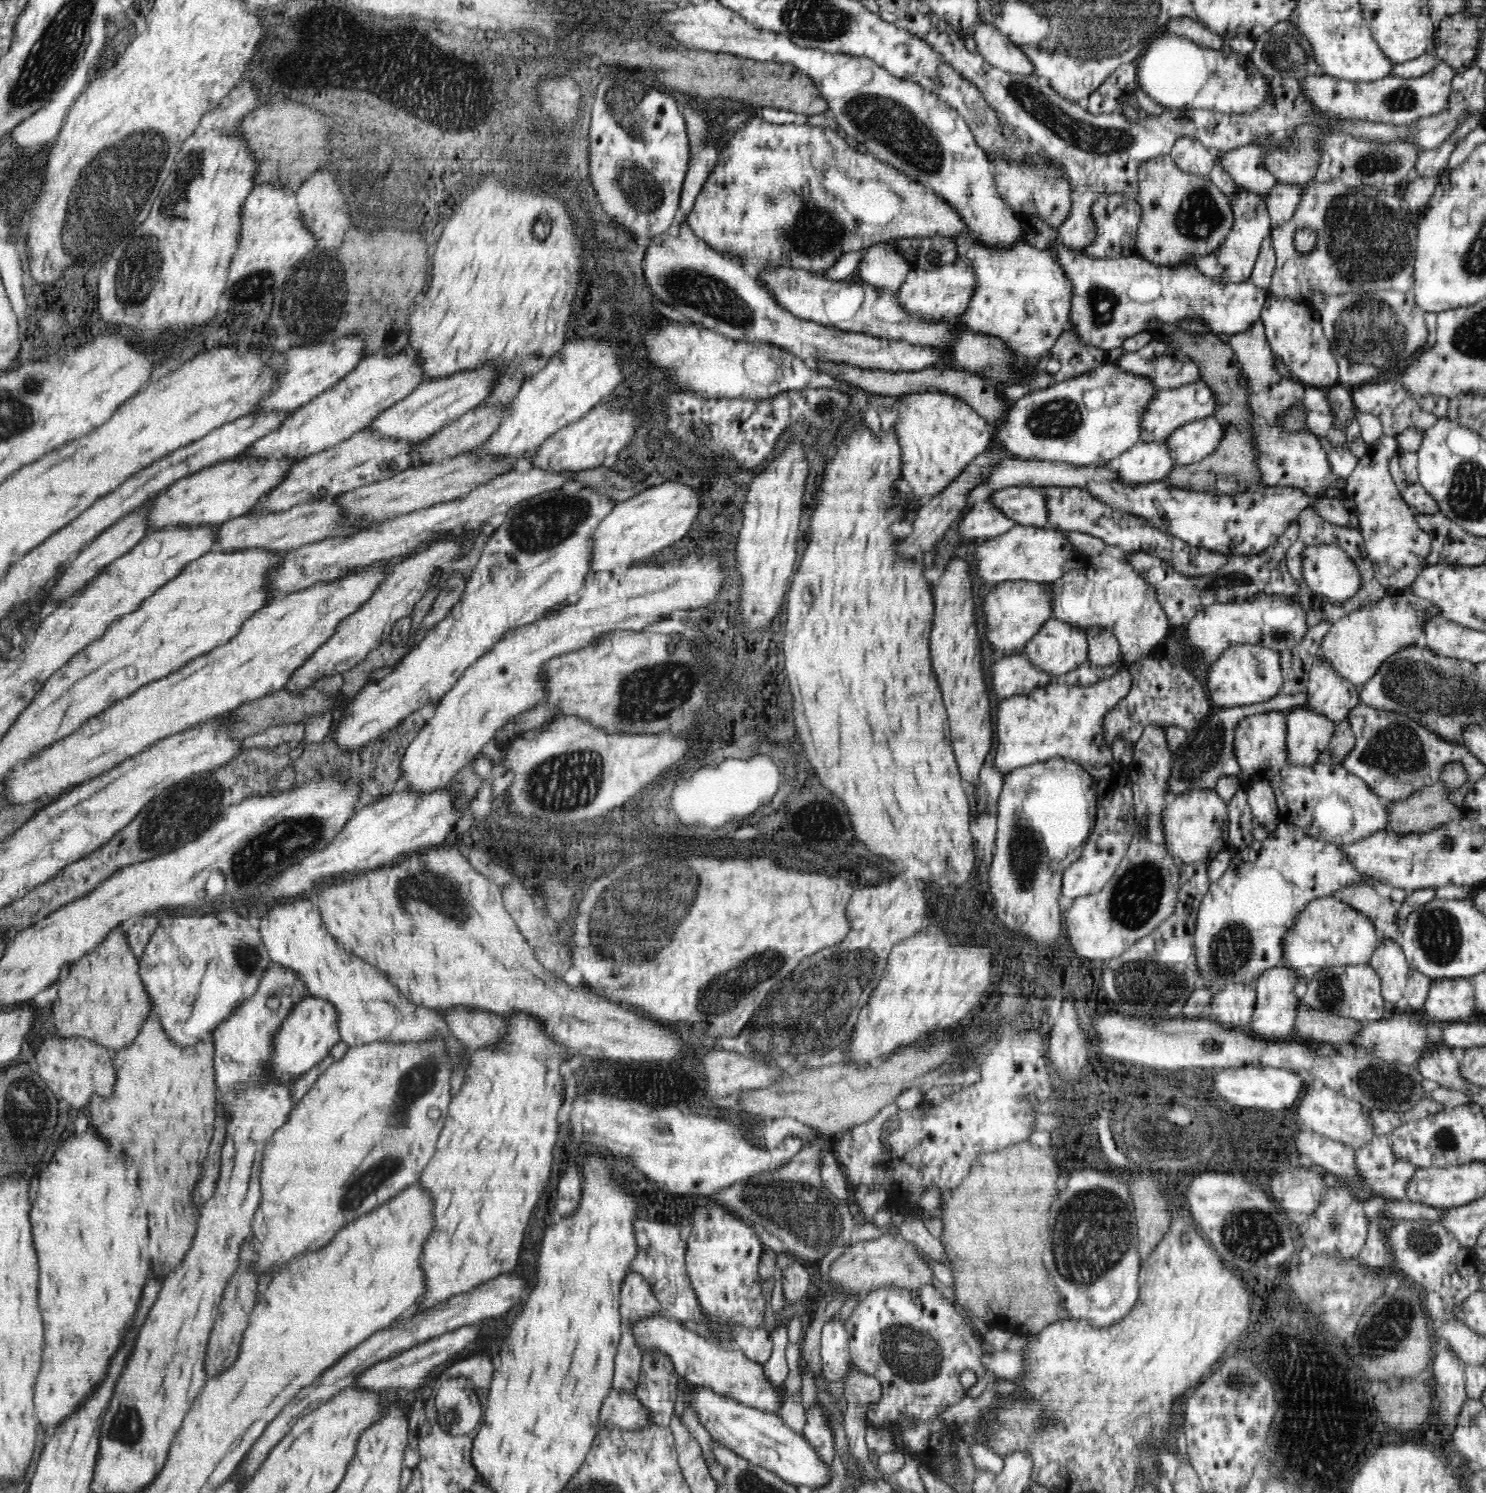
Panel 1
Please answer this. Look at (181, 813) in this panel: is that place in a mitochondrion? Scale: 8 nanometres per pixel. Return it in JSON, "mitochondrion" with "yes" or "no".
{"mitochondrion":"yes"}

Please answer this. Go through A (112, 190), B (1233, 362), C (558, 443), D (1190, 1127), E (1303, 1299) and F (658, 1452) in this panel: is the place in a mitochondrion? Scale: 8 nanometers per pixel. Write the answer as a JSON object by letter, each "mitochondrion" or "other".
{"A":"mitochondrion","B":"other","C":"other","D":"mitochondrion","E":"other","F":"other"}

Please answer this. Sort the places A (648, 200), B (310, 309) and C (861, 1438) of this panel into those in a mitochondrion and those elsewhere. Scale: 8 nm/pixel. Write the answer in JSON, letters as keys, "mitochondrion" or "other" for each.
{"A":"mitochondrion","B":"mitochondrion","C":"other"}

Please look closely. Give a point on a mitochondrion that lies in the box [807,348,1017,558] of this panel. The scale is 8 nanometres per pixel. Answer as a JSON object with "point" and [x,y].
{"point":[833,405]}

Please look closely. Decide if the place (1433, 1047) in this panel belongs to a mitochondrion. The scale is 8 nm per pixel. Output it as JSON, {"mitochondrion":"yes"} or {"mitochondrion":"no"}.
{"mitochondrion":"no"}

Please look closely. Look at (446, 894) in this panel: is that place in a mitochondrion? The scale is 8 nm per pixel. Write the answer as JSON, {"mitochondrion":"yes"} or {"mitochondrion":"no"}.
{"mitochondrion":"yes"}

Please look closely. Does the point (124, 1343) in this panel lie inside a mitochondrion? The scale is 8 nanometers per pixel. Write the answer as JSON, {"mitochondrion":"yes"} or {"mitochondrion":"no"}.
{"mitochondrion":"no"}

